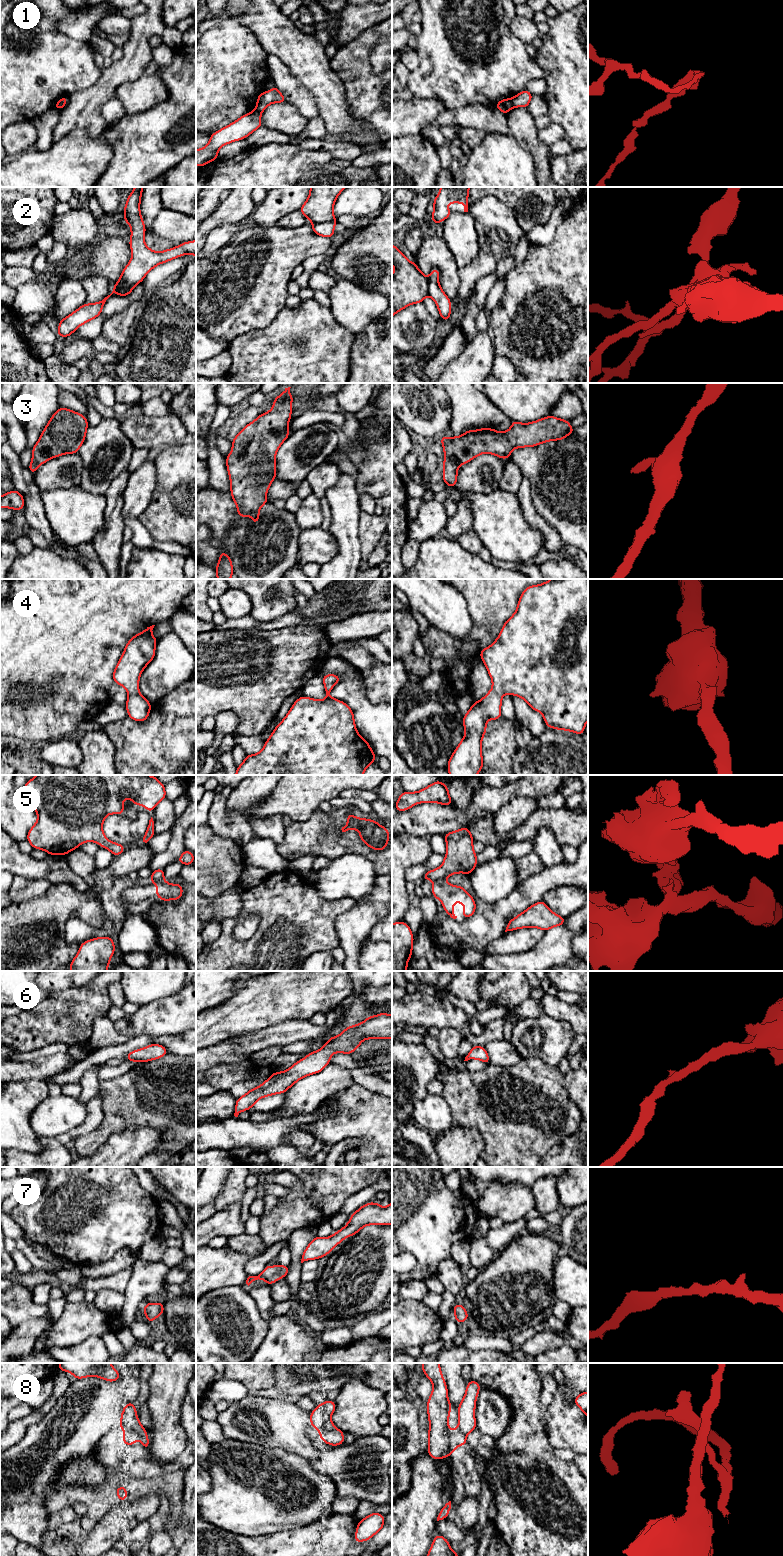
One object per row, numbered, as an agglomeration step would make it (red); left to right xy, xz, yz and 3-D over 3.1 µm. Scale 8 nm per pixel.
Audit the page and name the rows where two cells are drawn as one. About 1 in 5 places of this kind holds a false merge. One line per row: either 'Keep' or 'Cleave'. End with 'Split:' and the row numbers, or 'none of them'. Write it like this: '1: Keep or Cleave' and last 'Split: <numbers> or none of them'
1: Cleave
2: Cleave
3: Keep
4: Keep
5: Cleave
6: Keep
7: Keep
8: Cleave
Split: 1, 2, 5, 8

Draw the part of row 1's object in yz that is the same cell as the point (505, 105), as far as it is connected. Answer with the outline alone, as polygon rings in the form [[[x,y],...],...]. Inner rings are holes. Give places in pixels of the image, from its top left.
[[[502,99],[495,105],[495,107],[499,109],[503,114],[507,114],[513,108],[512,99]]]

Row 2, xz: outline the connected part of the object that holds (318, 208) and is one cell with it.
[[[310,187],[306,202],[300,212],[312,223],[335,221],[333,214],[334,203],[338,195],[346,187]]]

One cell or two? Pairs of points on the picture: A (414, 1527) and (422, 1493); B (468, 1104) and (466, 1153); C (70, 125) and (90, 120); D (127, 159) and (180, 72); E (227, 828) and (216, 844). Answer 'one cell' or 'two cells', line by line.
A: one cell
B: two cells
C: one cell
D: one cell
E: two cells

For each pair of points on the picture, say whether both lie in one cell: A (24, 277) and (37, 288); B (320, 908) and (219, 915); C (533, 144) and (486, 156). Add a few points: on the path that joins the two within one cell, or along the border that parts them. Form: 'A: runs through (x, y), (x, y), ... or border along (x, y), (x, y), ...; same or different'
A: border along (45, 279), (29, 280), (15, 288); different
B: border along (243, 891), (241, 911), (220, 923); different
C: border along (508, 133), (531, 155), (535, 167); different

